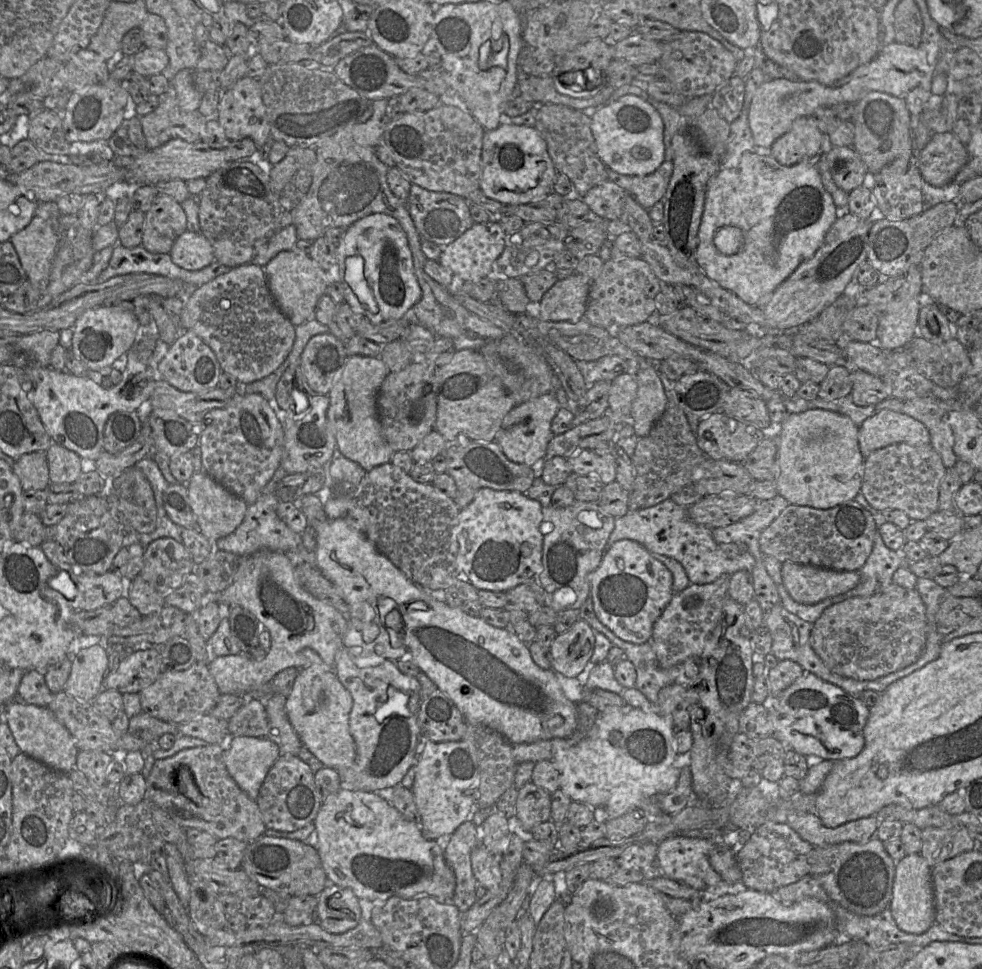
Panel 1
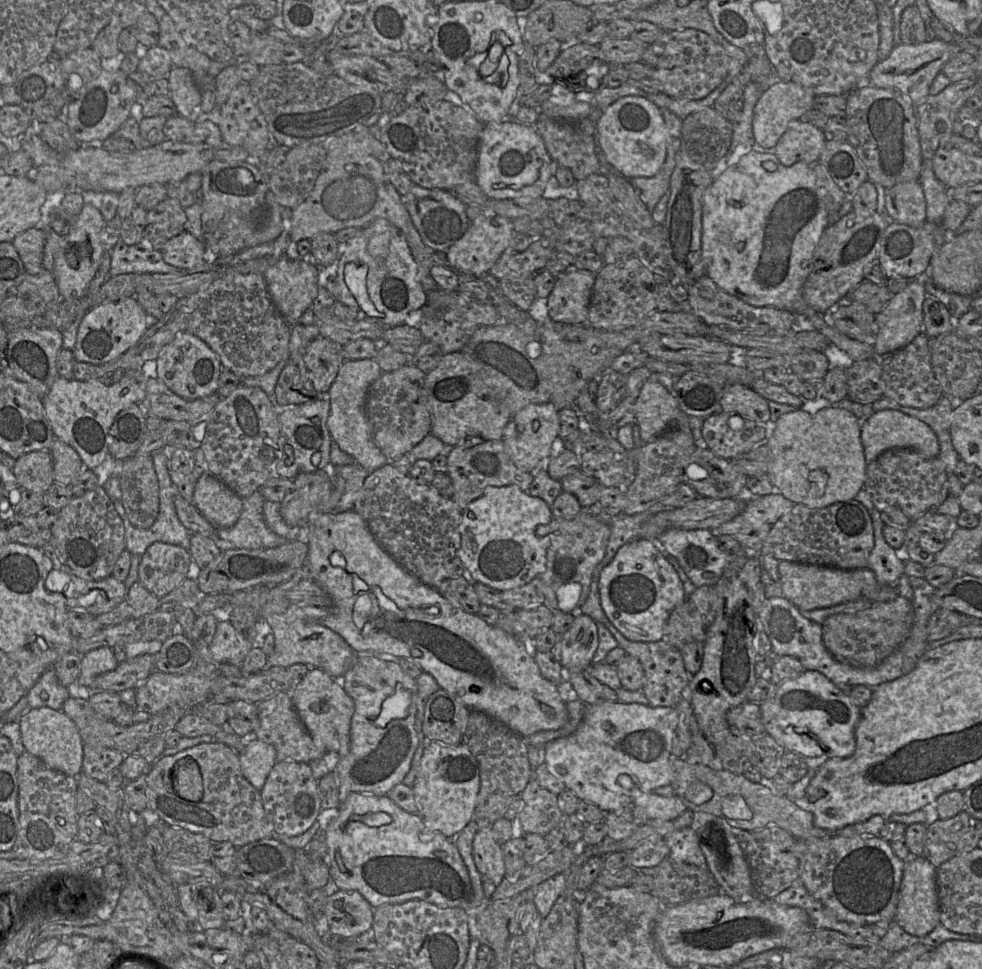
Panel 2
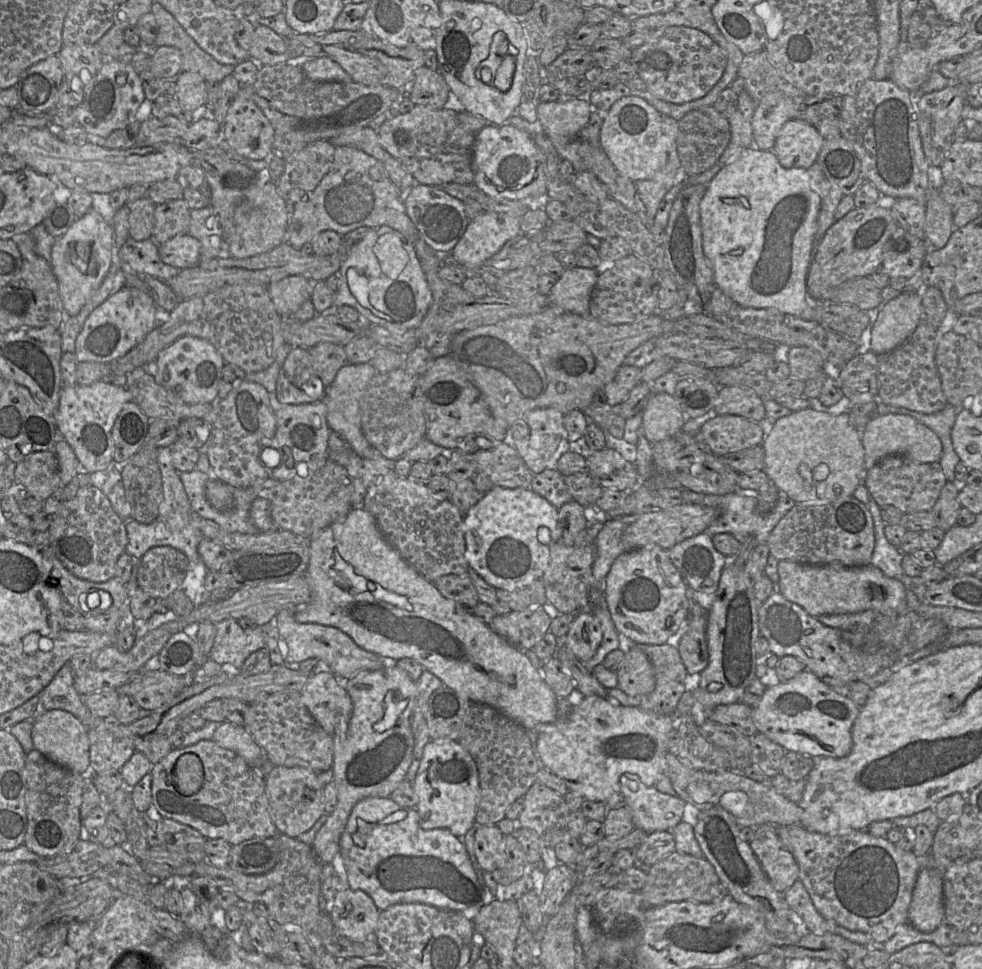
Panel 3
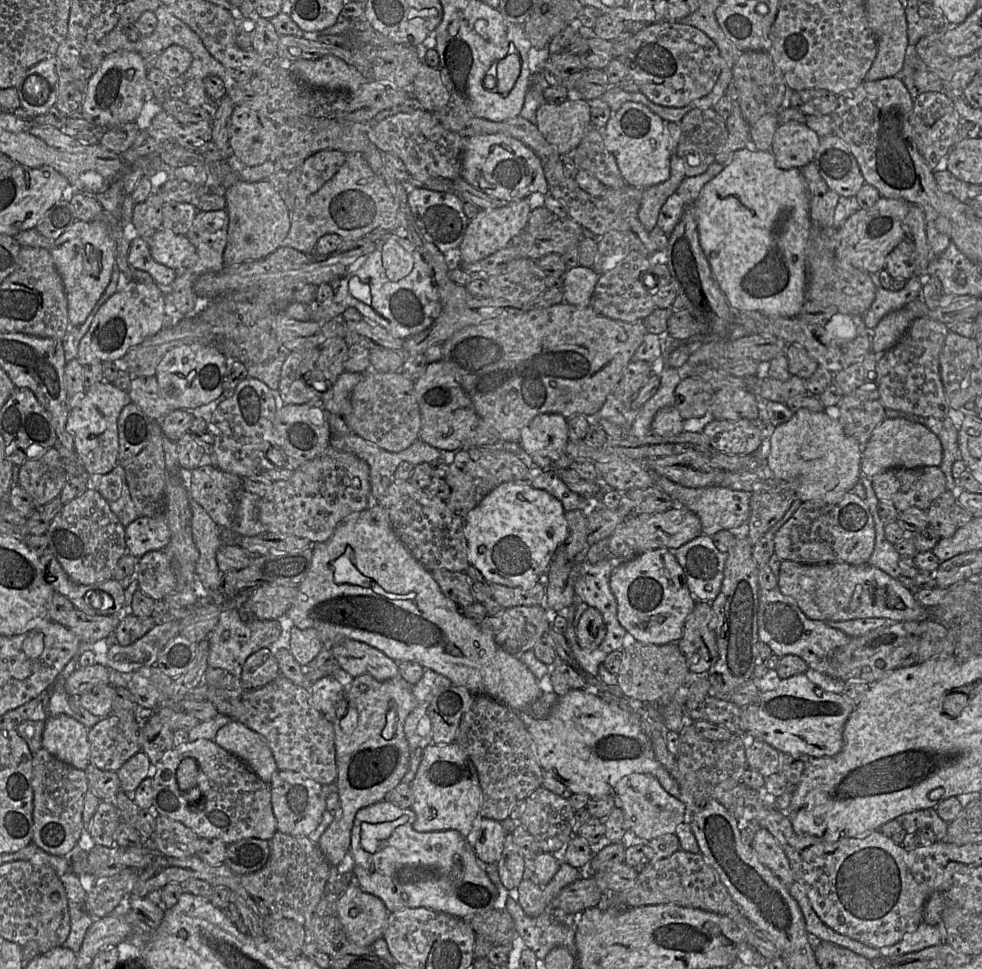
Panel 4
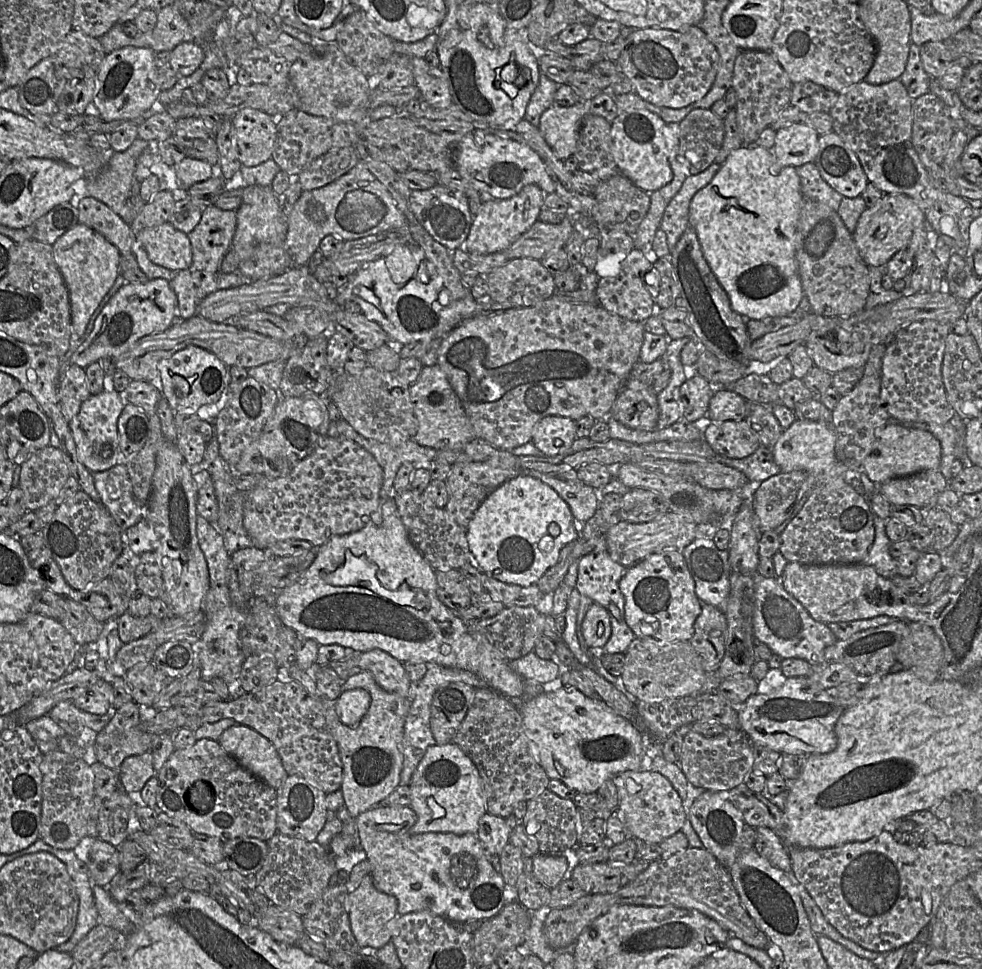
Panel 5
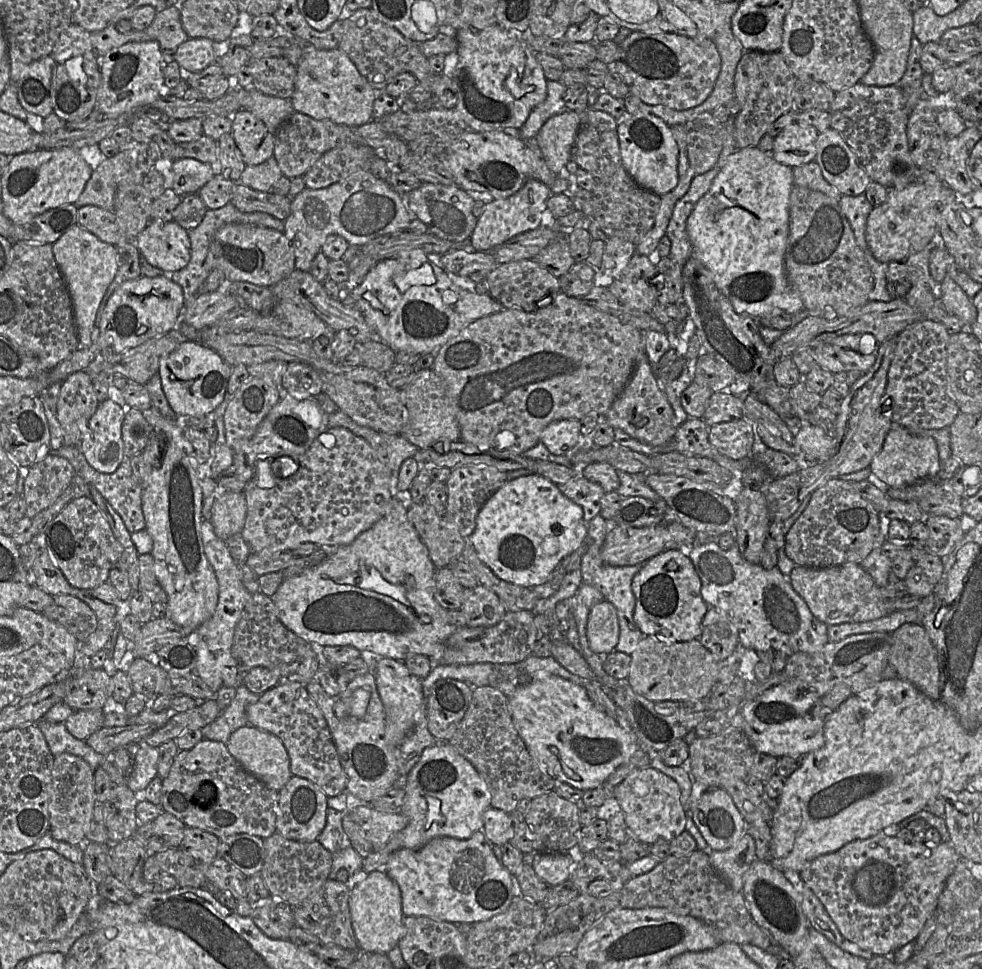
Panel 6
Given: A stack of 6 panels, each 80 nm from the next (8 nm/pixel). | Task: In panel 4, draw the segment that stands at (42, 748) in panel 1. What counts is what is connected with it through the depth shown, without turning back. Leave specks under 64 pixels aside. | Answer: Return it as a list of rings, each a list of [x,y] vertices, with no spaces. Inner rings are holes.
[[[50,716],[45,720],[42,746],[77,769],[86,770],[90,764],[88,729],[70,716]]]

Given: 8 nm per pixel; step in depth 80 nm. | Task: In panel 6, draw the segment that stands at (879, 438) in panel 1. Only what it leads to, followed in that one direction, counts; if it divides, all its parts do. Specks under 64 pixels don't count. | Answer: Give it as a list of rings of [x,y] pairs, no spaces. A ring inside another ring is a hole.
[[[893,424],[885,437],[882,449],[872,459],[869,468],[874,481],[884,488],[892,488],[904,487],[924,479],[937,478],[942,464],[934,438],[911,434],[908,429]]]

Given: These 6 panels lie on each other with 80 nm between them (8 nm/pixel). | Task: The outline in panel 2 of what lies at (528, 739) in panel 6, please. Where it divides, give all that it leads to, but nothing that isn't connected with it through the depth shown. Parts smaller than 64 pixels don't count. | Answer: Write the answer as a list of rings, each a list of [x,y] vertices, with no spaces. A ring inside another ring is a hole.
[[[605,702],[586,705],[581,724],[571,735],[559,738],[545,746],[545,763],[551,774],[564,783],[582,801],[598,806],[604,812],[616,811],[632,803],[628,791],[618,782],[619,776],[628,775],[644,792],[670,785],[674,780],[672,744],[677,729],[676,707],[651,707],[641,704]]]

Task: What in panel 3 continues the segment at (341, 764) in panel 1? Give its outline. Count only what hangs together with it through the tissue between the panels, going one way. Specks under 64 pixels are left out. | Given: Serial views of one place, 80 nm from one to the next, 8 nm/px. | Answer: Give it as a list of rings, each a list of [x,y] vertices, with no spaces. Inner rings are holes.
[[[324,670],[310,676],[304,689],[301,691],[301,698],[315,721],[329,735],[332,736],[334,734],[336,717],[338,717],[338,715],[349,717],[350,723],[353,711],[352,700],[345,688],[342,686],[341,680],[331,671]]]

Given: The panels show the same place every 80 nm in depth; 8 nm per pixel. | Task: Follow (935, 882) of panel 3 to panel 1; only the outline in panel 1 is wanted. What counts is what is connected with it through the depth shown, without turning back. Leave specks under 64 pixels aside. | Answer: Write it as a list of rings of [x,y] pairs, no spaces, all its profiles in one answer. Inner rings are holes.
[[[907,854],[896,862],[889,909],[897,926],[906,933],[922,934],[935,923],[931,867],[920,854]]]

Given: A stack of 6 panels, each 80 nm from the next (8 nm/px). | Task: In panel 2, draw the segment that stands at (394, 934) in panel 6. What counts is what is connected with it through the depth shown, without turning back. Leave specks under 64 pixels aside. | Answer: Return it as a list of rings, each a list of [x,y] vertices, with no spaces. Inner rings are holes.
[[[338,889],[328,896],[323,914],[333,936],[358,937],[370,930],[374,908],[357,891]]]

